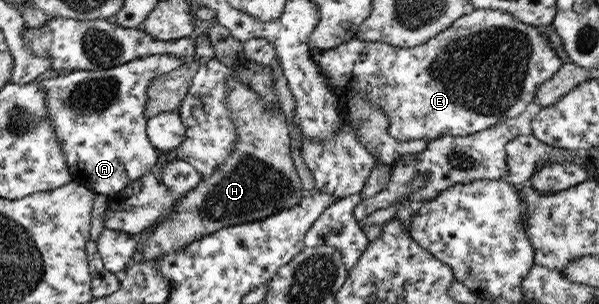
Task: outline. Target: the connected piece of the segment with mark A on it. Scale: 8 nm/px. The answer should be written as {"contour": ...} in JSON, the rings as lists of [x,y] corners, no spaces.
{"contour":[[[151,55],[123,65],[93,71],[59,73],[42,80],[47,115],[54,123],[69,164],[72,181],[111,196],[149,172],[157,161],[146,127],[145,105],[152,79],[179,69],[186,61],[171,55]]]}

